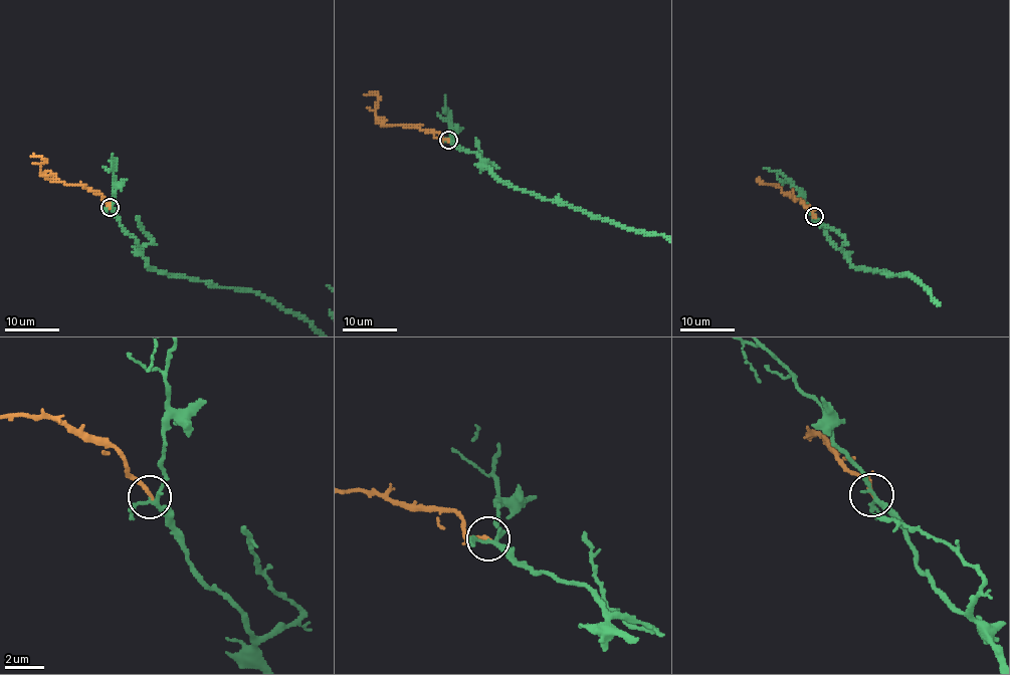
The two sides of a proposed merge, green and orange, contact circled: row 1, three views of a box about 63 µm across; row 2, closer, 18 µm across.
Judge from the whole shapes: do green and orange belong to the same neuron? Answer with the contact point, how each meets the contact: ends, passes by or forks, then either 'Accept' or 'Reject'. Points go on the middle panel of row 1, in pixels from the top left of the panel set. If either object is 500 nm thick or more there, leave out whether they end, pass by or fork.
Place: (448, 140). At the ring green forks. At the ring orange ends. Accept

